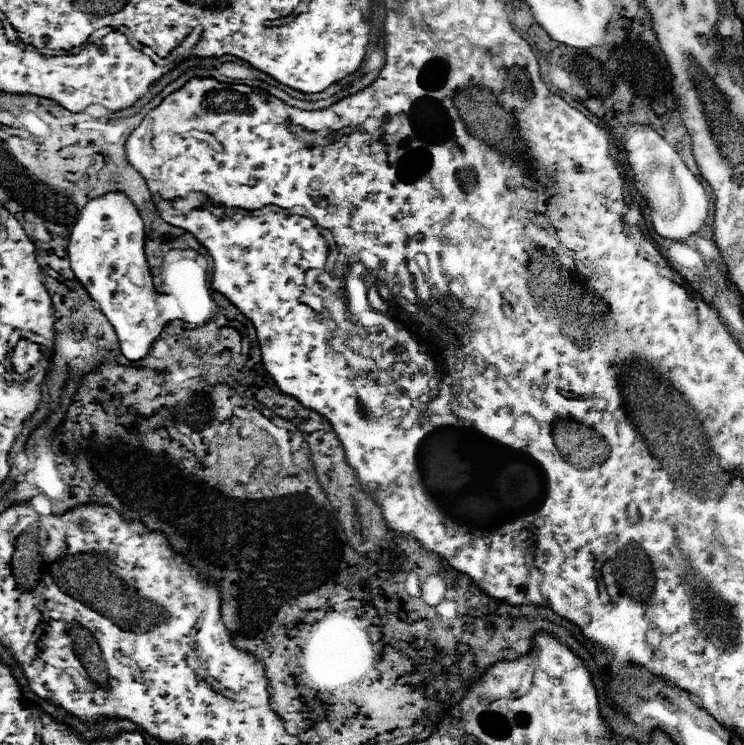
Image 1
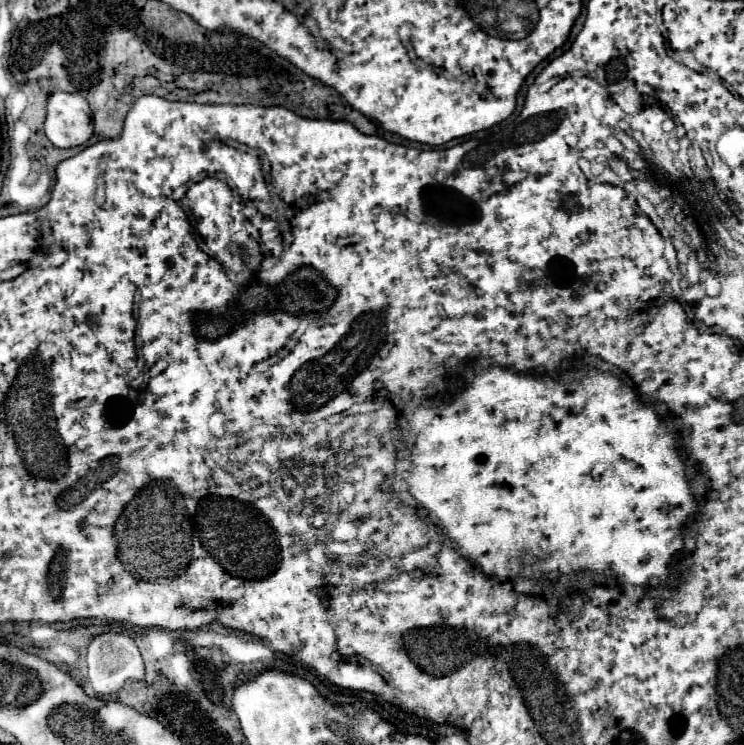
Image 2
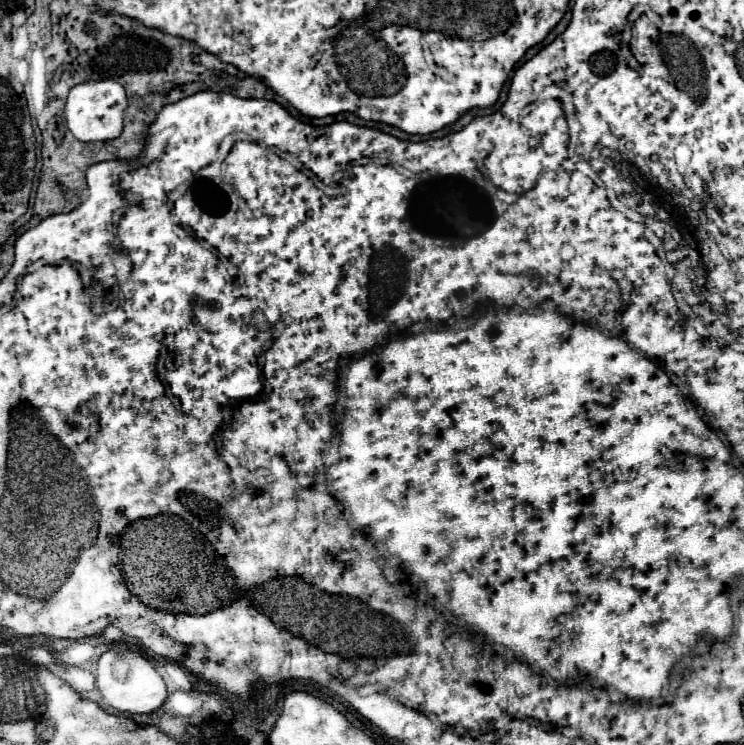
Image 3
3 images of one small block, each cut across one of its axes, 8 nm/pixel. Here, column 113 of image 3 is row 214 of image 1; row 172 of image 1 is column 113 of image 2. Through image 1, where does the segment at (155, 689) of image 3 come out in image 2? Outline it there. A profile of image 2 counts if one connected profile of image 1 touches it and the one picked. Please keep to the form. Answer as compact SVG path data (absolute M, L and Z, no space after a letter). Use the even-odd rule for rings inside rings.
M100 634L96 636L88 646L88 680L98 696L106 696L112 692L118 692L128 680L144 680L144 660L140 656L140 650L136 648L136 642L126 634Z

